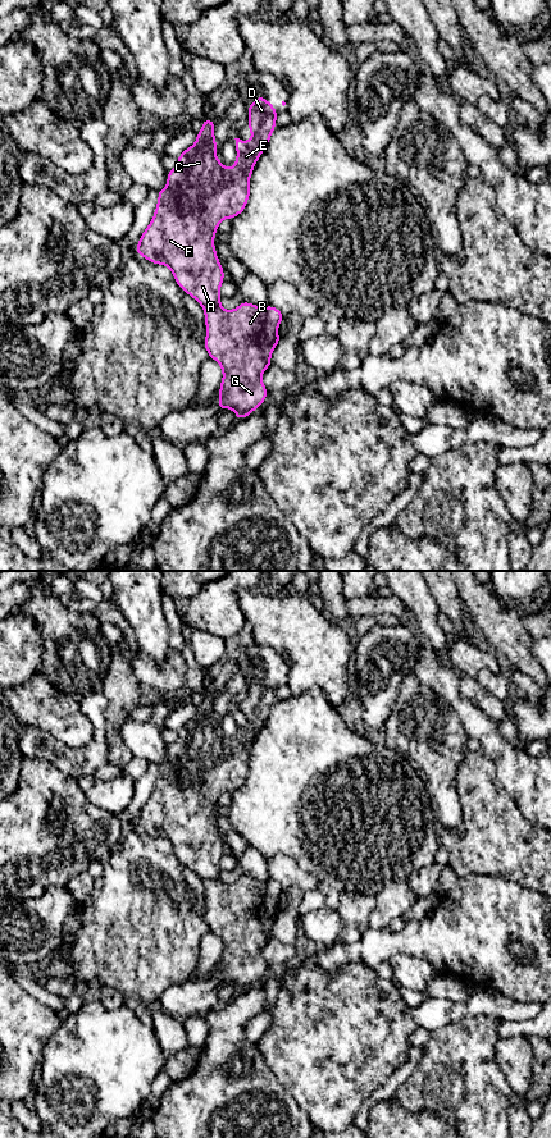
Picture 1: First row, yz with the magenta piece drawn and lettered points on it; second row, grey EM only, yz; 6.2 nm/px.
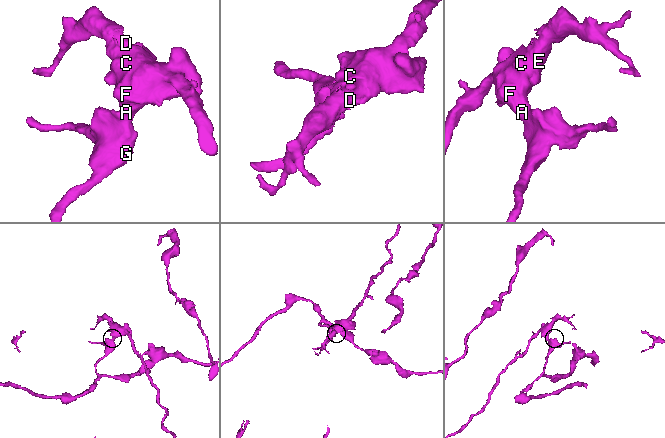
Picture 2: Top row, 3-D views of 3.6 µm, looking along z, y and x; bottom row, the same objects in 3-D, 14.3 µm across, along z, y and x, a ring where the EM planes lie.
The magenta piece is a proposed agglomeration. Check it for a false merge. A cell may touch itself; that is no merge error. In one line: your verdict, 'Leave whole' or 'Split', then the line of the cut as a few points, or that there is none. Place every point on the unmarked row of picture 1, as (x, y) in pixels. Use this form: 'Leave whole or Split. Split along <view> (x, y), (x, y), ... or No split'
Split. Split along yz (203, 878), (219, 880)

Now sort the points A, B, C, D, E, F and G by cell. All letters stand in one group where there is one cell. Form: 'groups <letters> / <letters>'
groups A C D E F / B G

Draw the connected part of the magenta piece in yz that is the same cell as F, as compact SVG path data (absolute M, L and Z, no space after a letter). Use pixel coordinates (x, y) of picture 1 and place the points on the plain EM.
M260 668L247 681L247 687L250 690L247 703L252 705L252 710L249 716L234 712L237 732L231 742L226 742L215 728L215 695L202 693L196 717L177 731L176 741L168 744L168 759L158 765L155 787L136 821L137 828L152 837L168 840L179 862L201 879L220 879L219 865L224 844L214 821L217 801L223 792L233 792L245 783L250 771L252 742L277 700L277 684Z

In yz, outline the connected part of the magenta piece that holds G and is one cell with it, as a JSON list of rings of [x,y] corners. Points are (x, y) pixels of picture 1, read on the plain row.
[[[246,874],[234,883],[222,879],[202,879],[206,899],[204,915],[209,931],[215,933],[223,945],[219,960],[218,979],[222,983],[232,982],[236,992],[241,993],[252,987],[268,970],[268,964],[261,955],[261,947],[272,938],[270,929],[279,917],[278,897],[284,892],[274,879],[259,881]]]

